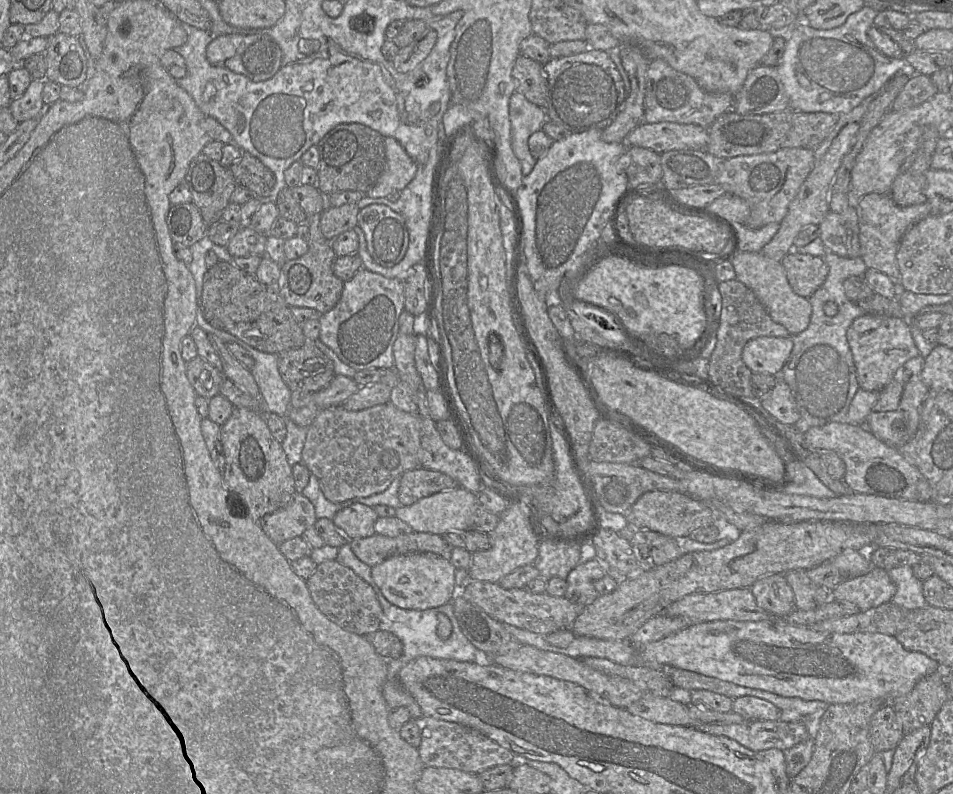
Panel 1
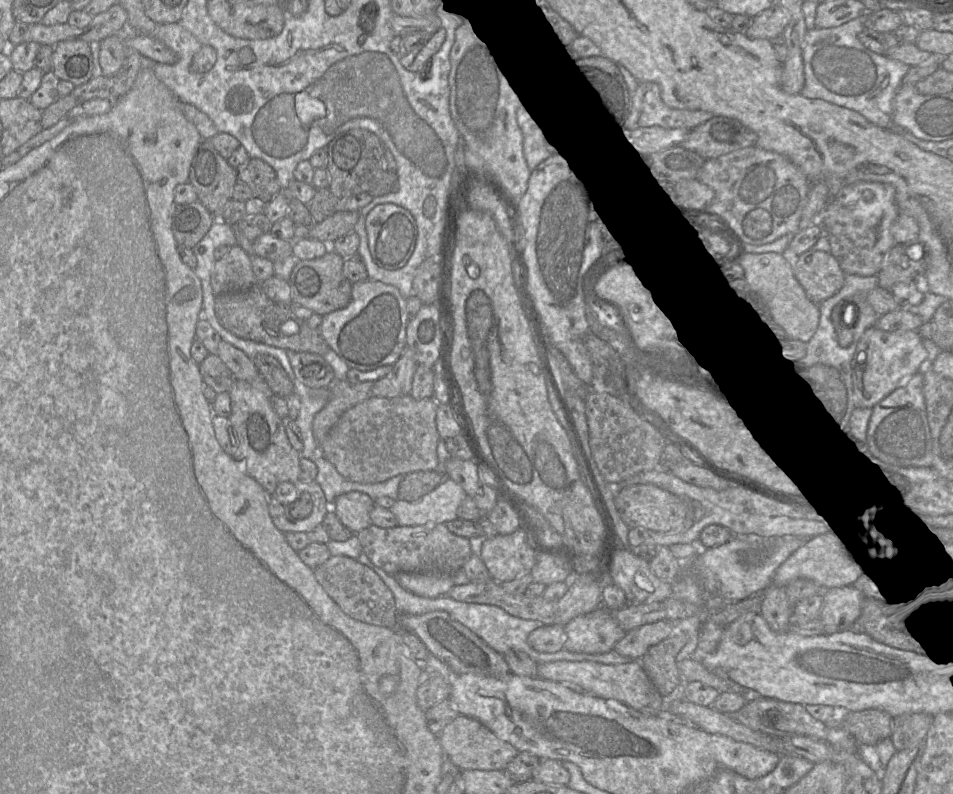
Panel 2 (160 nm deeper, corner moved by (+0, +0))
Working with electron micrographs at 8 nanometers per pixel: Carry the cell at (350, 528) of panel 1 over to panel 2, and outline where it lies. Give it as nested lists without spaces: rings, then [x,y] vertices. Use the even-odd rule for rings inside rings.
[[[351,491],[336,498],[331,506],[341,524],[353,534],[370,526],[374,500],[367,494]]]

